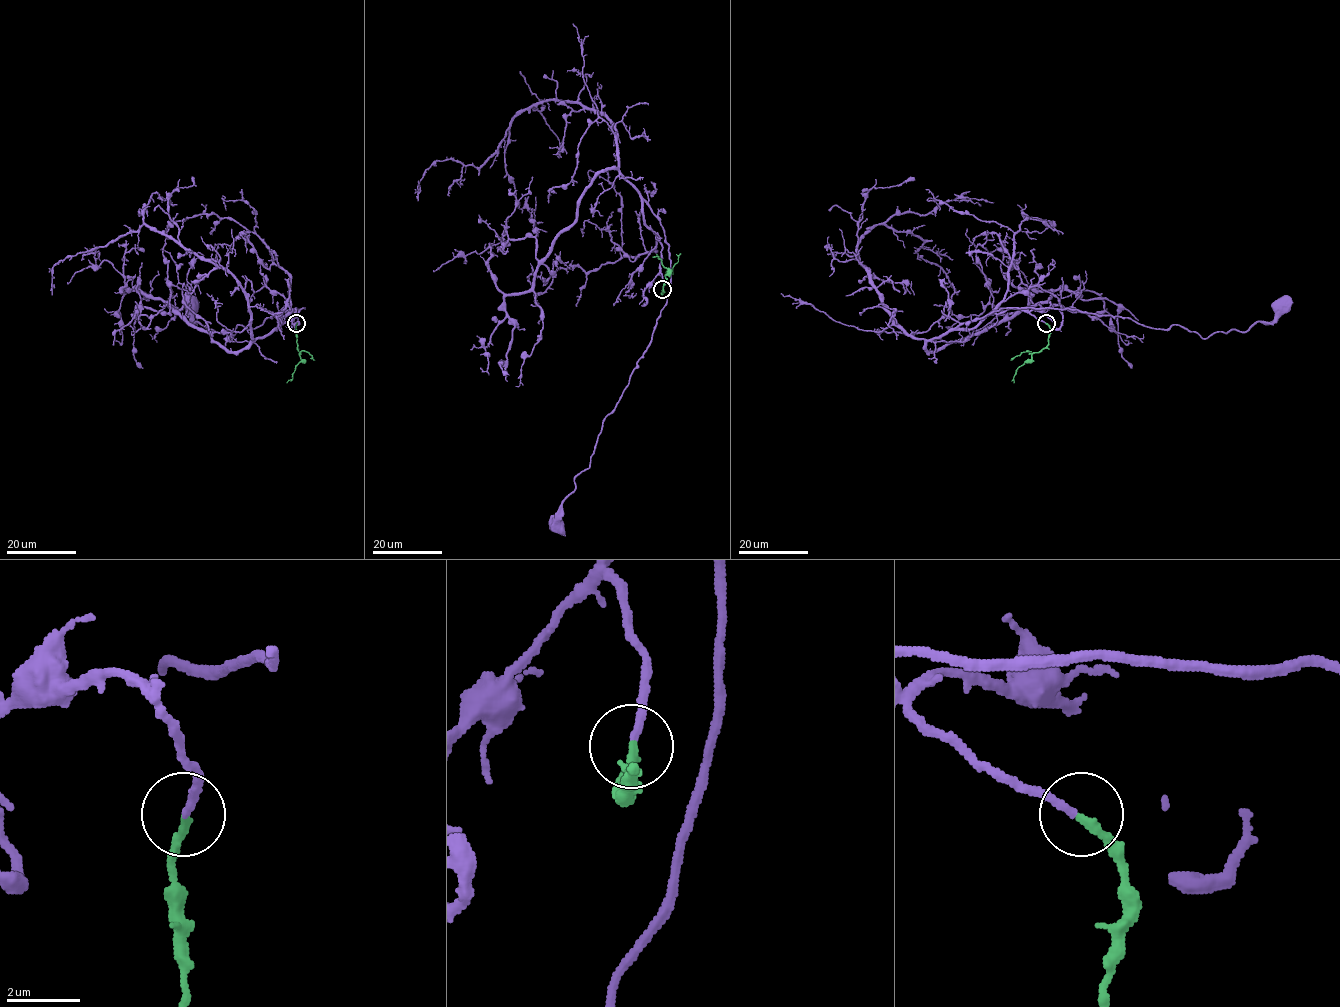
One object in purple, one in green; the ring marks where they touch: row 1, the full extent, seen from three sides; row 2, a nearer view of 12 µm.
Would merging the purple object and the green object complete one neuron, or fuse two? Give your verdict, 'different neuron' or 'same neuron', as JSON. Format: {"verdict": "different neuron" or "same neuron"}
{"verdict": "same neuron"}

